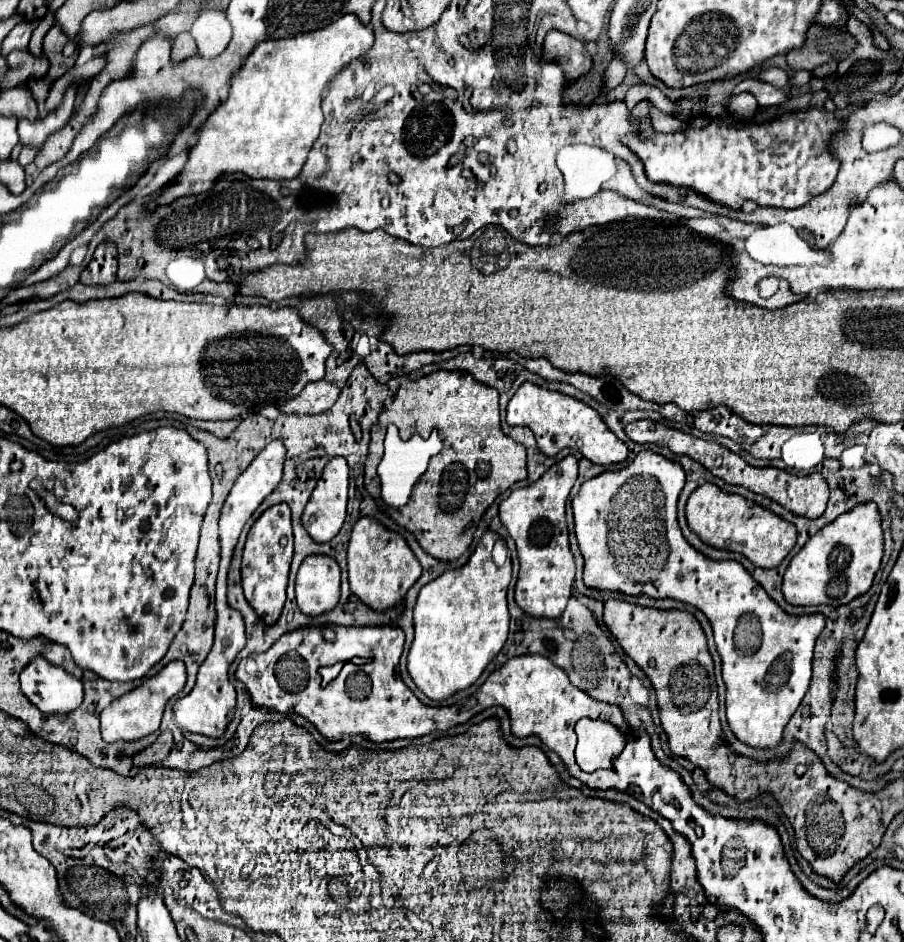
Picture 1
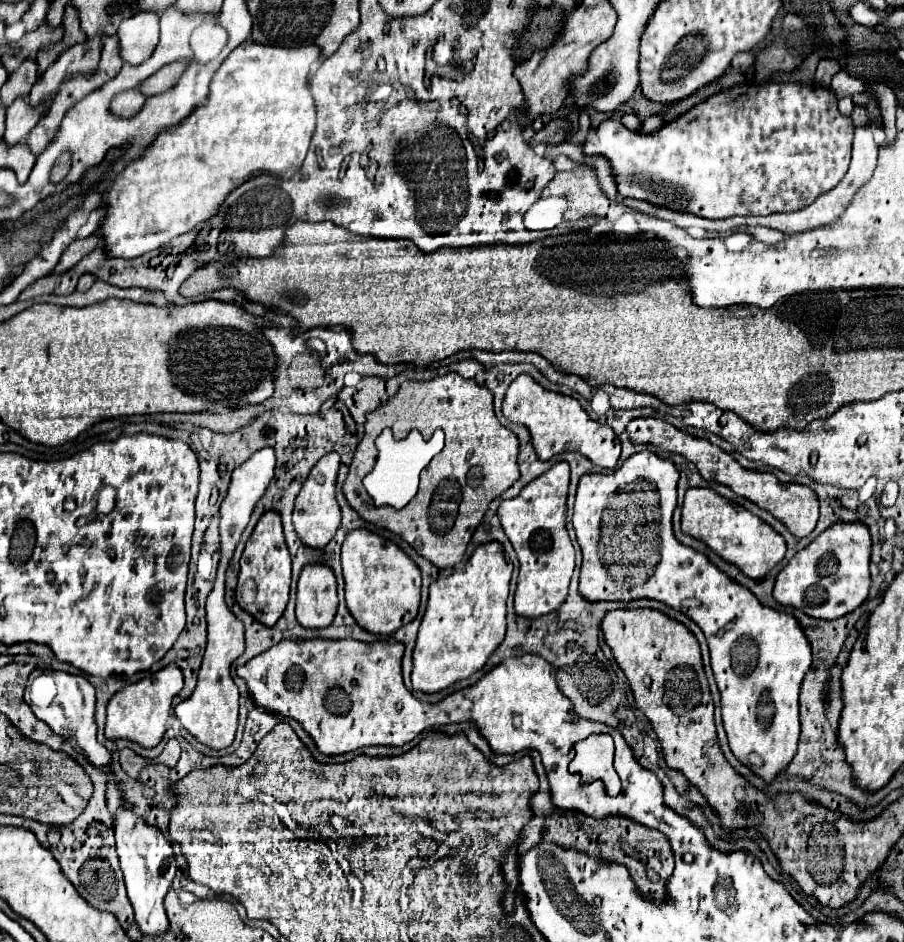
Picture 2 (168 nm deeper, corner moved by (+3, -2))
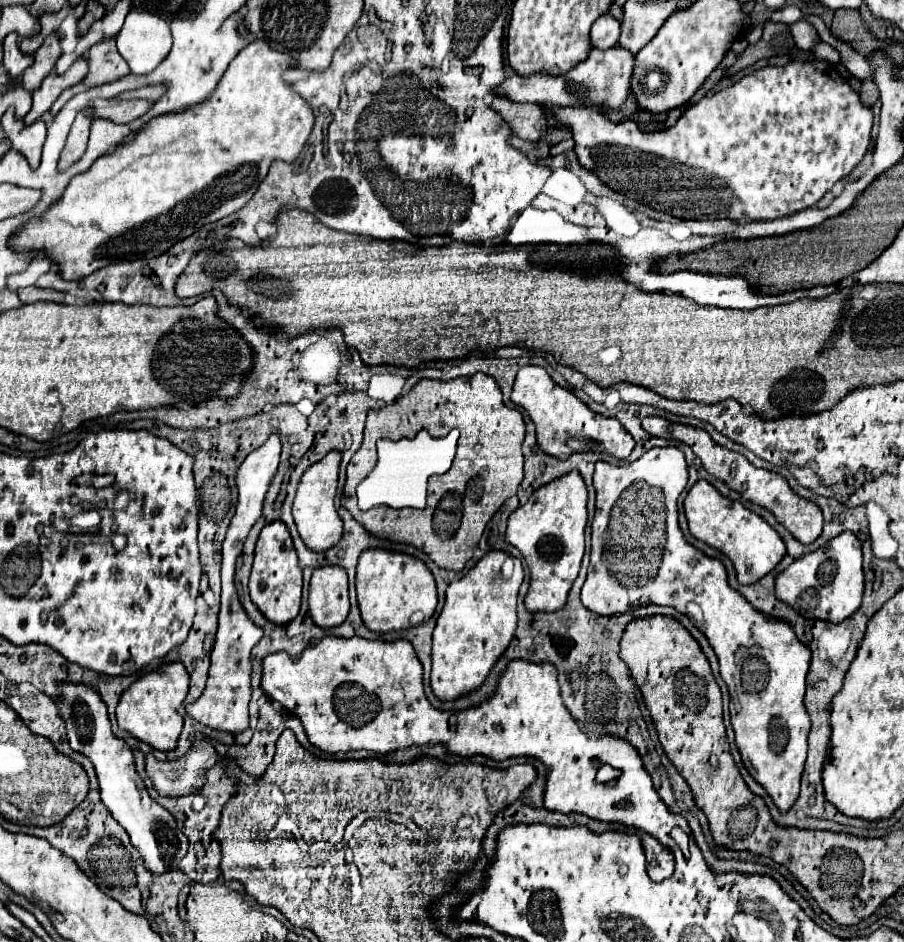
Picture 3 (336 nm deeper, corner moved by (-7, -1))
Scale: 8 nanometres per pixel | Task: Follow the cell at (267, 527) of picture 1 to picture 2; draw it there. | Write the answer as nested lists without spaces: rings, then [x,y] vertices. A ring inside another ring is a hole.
[[[266,512],[258,520],[258,524],[256,524],[256,528],[254,528],[250,540],[246,542],[244,552],[242,552],[236,600],[258,622],[262,622],[264,626],[274,626],[288,604],[288,592],[290,592],[290,554],[288,554],[284,534],[282,534],[282,522],[280,522],[278,514]],[[248,578],[256,582],[256,600],[252,604],[246,604],[240,596],[240,588]]]

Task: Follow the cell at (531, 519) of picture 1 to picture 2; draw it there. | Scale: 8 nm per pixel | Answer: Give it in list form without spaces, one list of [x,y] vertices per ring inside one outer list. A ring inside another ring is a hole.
[[[558,462],[540,478],[522,488],[516,498],[504,500],[498,508],[502,528],[520,560],[520,578],[514,594],[514,608],[520,616],[544,616],[558,610],[566,600],[568,584],[574,572],[574,548],[566,532],[568,484],[570,466],[566,462]]]

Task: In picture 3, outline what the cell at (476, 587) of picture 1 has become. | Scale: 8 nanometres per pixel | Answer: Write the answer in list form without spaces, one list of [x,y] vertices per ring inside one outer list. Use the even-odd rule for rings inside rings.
[[[488,551],[462,579],[454,581],[446,589],[446,603],[442,607],[442,613],[438,615],[434,635],[432,635],[432,673],[430,673],[430,687],[434,695],[442,701],[456,699],[458,695],[464,695],[476,687],[482,685],[486,679],[490,667],[496,663],[496,659],[506,651],[508,643],[514,637],[516,631],[516,597],[520,583],[524,579],[522,565],[518,563],[518,575],[504,579],[500,575],[500,567],[508,553],[504,551]]]

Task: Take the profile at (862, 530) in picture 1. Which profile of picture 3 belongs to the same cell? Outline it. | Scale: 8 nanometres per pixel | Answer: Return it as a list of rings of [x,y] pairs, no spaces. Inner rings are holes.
[[[846,531],[830,539],[826,547],[806,553],[794,561],[788,569],[780,571],[776,577],[776,597],[786,601],[806,619],[824,621],[844,621],[862,605],[864,597],[864,567],[862,567],[862,543],[860,539]]]

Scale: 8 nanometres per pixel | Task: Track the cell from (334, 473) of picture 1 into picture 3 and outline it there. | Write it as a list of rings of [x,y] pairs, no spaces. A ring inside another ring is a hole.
[[[332,451],[322,461],[314,463],[310,469],[306,469],[306,473],[302,475],[296,499],[294,499],[294,507],[292,507],[294,521],[296,521],[296,527],[298,527],[298,533],[300,533],[302,541],[306,543],[308,549],[318,551],[318,553],[322,553],[326,549],[332,549],[342,537],[342,519],[340,519],[340,515],[336,513],[336,507],[334,507],[340,461],[342,461],[342,453]]]

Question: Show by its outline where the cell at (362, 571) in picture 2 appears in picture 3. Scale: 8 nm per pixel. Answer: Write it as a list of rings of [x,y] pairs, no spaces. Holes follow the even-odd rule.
[[[366,549],[360,553],[356,569],[356,593],[362,621],[370,631],[376,633],[408,629],[410,615],[414,611],[422,611],[424,619],[430,619],[438,603],[436,583],[426,563],[414,555],[388,549]]]

